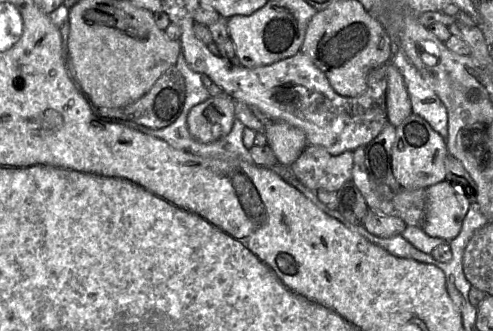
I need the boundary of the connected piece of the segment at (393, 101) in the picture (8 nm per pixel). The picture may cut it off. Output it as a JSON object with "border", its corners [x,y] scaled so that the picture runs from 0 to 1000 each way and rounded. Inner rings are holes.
{"border":[[[795,187],[785,190],[785,227],[785,356],[789,372],[805,384],[836,344],[836,320],[819,236]]]}

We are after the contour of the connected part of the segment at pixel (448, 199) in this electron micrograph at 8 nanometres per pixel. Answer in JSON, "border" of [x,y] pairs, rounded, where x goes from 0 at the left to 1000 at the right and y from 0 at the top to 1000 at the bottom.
{"border":[[[897,547],[864,574],[862,656],[854,692],[872,716],[911,731],[933,701],[955,604],[937,562]]]}

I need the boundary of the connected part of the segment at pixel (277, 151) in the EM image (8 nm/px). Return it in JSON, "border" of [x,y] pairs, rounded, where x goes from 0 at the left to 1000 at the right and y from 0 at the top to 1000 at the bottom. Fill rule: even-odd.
{"border":[[[570,366],[544,372],[533,399],[564,495],[596,489],[625,438],[613,393]]]}

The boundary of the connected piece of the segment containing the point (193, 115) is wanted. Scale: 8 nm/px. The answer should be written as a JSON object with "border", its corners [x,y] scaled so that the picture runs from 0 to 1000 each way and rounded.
{"border":[[[452,278],[396,317],[383,335],[379,381],[396,423],[430,432],[467,399],[477,360],[477,302]]]}

